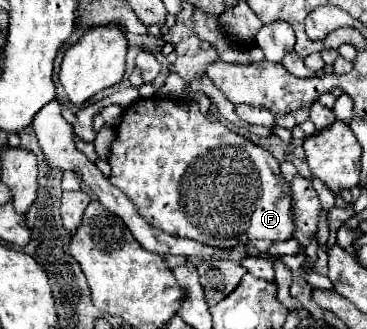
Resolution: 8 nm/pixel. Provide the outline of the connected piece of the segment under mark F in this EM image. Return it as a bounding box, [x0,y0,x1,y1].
[109,98,293,248]

